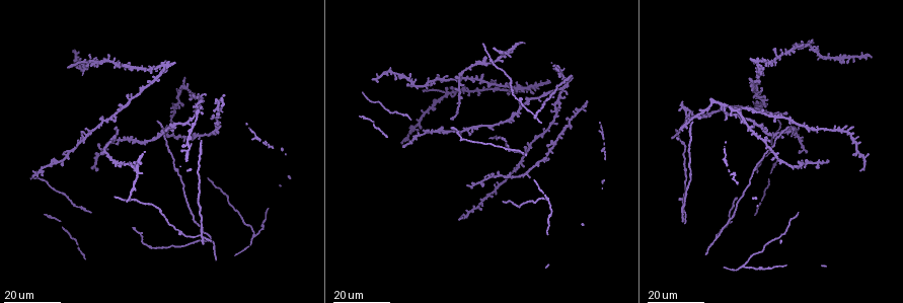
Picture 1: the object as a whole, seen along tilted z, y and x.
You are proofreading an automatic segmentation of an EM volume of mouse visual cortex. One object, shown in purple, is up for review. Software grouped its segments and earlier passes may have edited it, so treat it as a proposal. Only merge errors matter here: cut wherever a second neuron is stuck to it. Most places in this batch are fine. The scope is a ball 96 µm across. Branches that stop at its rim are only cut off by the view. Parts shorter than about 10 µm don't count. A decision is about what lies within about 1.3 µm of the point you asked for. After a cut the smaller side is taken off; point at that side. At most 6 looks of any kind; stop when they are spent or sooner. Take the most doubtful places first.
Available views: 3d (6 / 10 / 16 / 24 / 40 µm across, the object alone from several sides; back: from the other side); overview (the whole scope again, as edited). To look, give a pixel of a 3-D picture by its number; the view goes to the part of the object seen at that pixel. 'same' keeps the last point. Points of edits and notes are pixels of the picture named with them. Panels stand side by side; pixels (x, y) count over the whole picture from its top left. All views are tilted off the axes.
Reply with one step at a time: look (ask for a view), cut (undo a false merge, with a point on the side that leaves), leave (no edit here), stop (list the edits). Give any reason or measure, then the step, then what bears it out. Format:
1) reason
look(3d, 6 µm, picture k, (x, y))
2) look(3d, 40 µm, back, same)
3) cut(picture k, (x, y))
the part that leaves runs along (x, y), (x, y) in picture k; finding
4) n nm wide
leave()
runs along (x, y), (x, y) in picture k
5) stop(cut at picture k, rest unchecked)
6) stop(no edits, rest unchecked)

looks like a crossing
look(3d, 16 µm, picture 1, (562, 87))

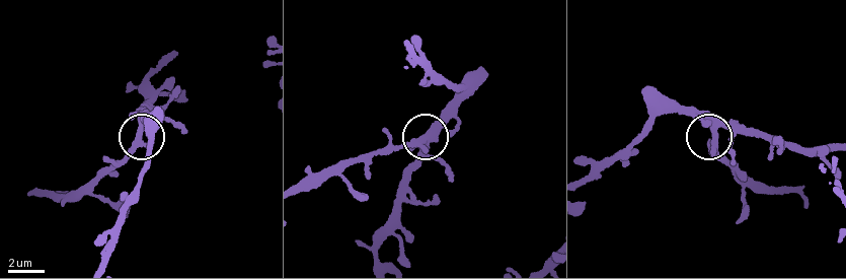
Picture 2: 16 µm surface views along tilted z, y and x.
zoom in
look(3d, 6 µm, picture 2, (713, 131))

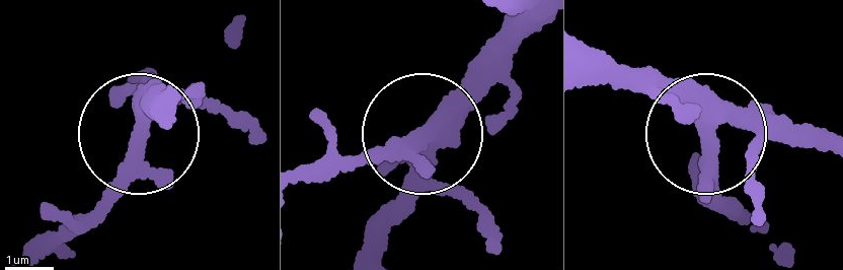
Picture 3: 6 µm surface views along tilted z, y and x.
360 nm wide
leave()
continuous, no second neuron

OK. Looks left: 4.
side arm on a straight run
look(3d, 24 µm, picture 1, (154, 138))

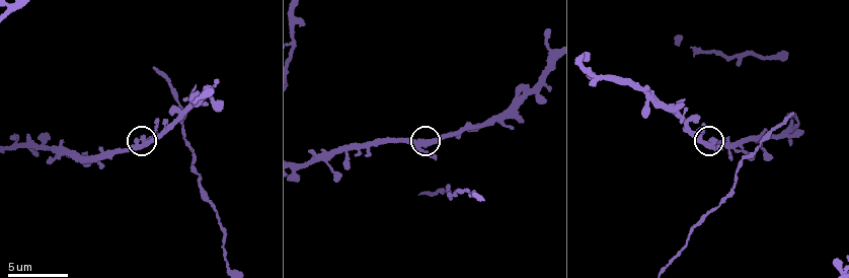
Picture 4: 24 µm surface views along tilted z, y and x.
look(3d, 6 µm, picture 4, (419, 151))

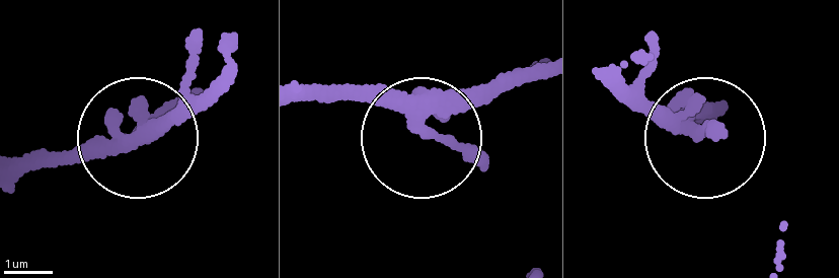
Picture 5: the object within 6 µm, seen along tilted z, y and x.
3 arms
leave()
runs along (533, 66), (428, 134), (297, 79) in picture 5; one neuron here

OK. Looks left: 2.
looks like a crossing
look(3d, 16 µm, picture 1, (444, 95))

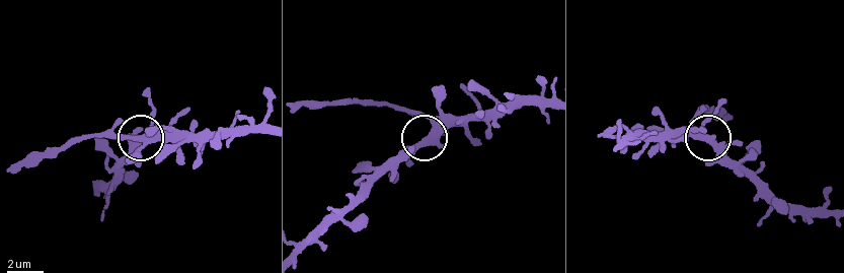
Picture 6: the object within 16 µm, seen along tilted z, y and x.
look(3d, 6 µm, picture 6, (696, 136))

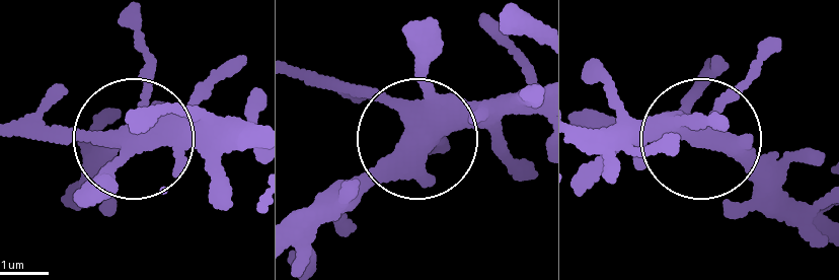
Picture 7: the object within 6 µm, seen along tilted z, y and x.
leave()
runs along (250, 127), (179, 121), (122, 140), (10, 123) in picture 7; one neuron here

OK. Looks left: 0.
stop(no edits, rest unchecked)

